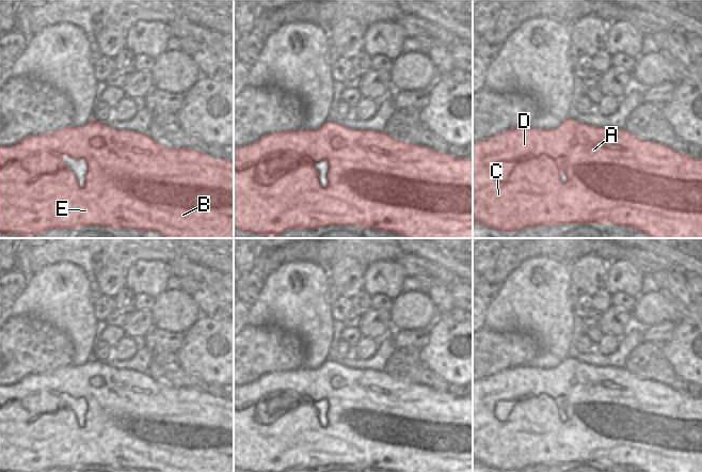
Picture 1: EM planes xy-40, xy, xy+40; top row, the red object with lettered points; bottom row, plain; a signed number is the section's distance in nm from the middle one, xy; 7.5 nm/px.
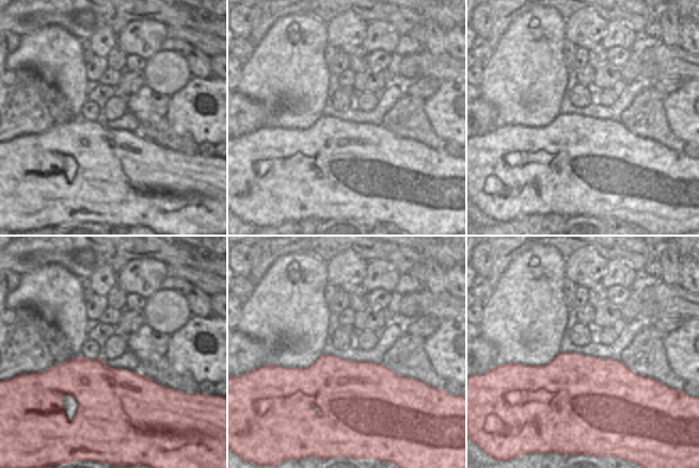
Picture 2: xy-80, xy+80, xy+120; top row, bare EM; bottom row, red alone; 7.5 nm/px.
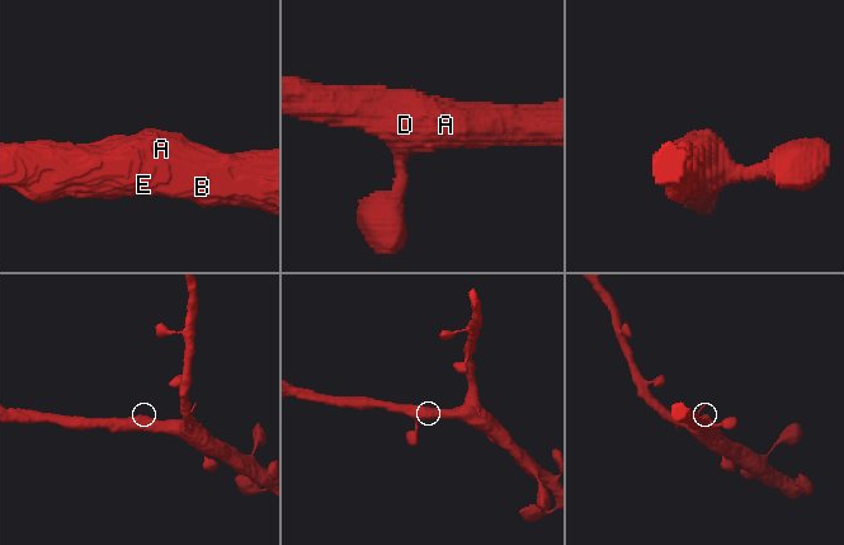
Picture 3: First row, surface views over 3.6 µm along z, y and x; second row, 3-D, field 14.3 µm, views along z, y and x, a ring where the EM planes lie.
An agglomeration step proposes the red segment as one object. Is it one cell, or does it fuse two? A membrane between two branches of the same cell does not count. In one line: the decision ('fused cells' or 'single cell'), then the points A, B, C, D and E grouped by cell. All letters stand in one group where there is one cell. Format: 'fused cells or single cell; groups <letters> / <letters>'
single cell; groups A B C D E

